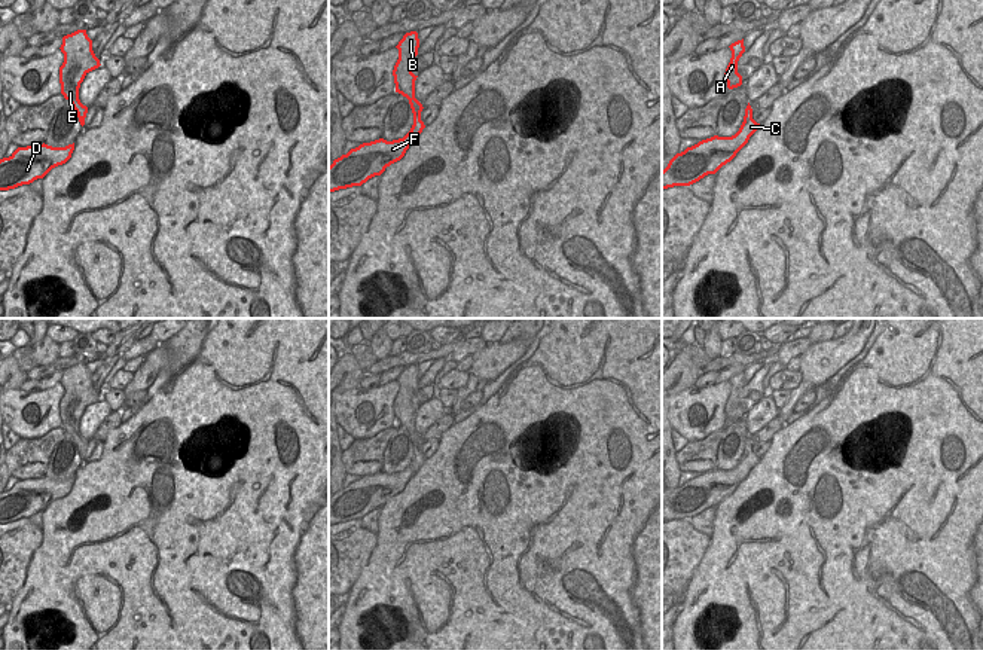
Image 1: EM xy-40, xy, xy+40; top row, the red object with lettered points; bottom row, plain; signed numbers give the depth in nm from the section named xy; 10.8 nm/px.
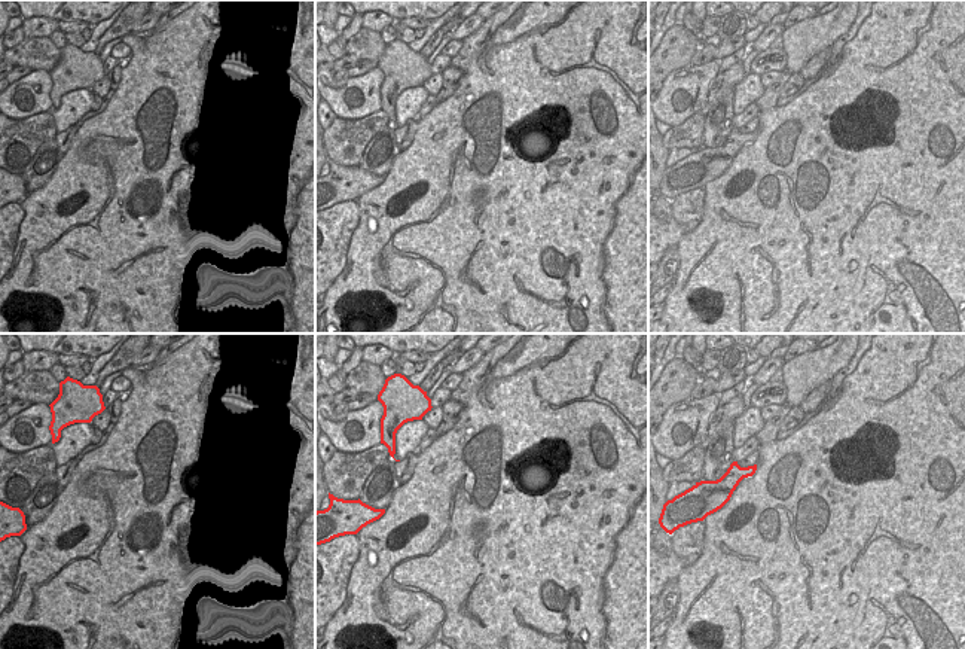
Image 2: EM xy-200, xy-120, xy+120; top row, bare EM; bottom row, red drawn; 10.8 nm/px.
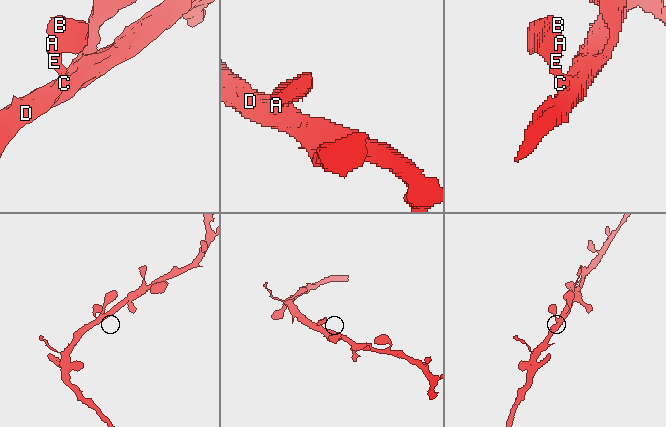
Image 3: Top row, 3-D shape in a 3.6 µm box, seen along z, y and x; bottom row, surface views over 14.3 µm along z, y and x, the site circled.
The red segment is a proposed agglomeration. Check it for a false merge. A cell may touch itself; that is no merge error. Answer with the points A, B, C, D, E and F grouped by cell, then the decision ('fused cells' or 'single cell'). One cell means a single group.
A B C D E F; single cell

